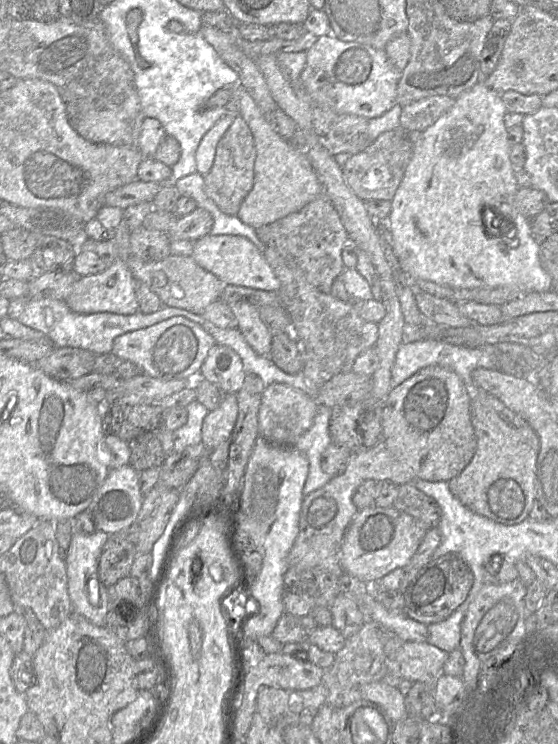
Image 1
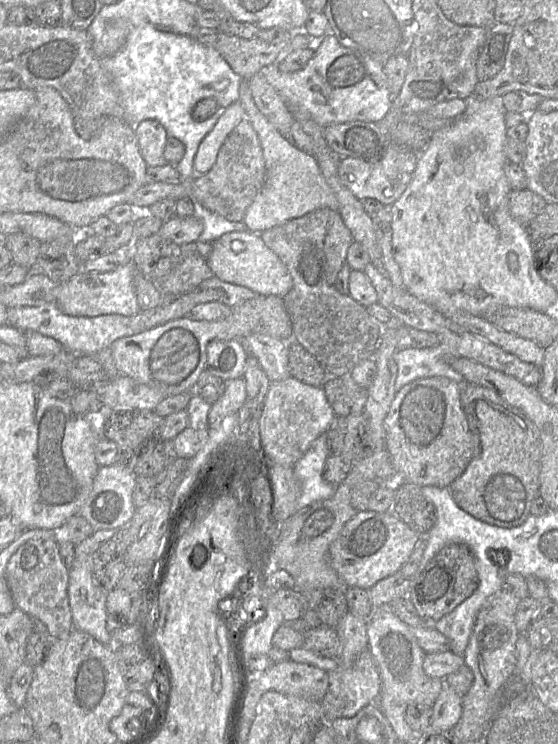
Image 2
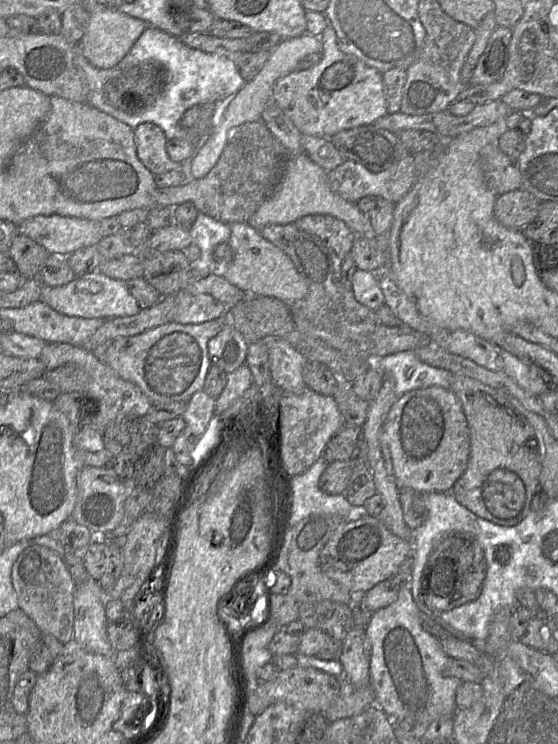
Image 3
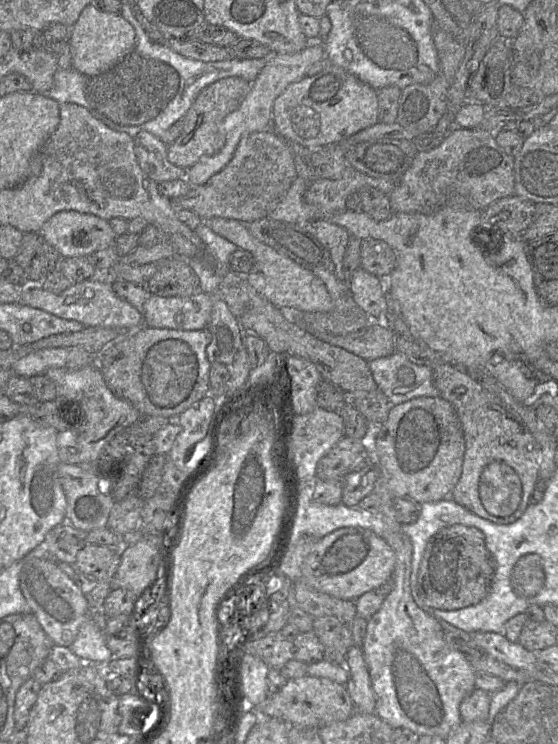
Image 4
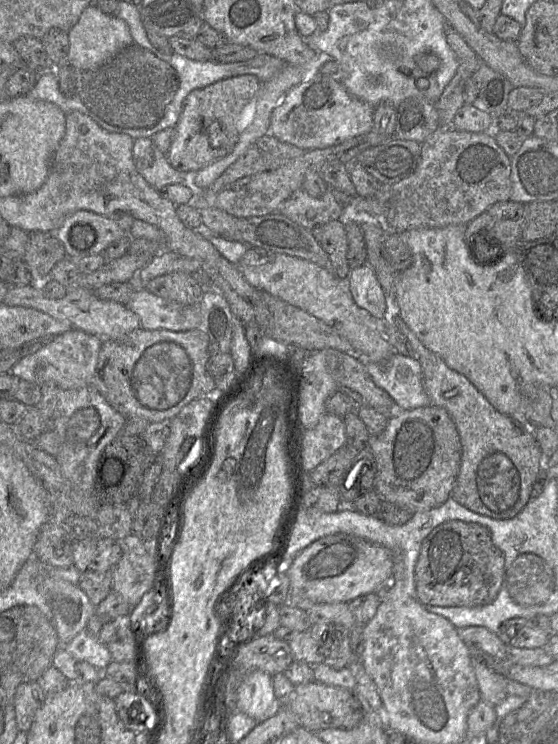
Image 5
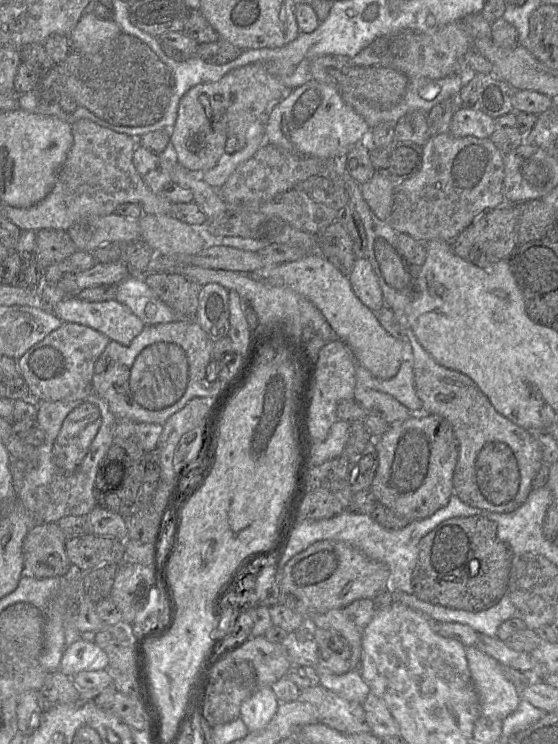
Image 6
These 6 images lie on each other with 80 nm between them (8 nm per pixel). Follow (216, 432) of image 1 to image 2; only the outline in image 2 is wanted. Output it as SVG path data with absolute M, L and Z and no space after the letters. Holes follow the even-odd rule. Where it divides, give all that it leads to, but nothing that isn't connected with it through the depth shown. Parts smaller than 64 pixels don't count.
M244 377L226 381L224 393L212 405L209 412L209 427L219 425L226 416L236 413L245 404L246 397Z

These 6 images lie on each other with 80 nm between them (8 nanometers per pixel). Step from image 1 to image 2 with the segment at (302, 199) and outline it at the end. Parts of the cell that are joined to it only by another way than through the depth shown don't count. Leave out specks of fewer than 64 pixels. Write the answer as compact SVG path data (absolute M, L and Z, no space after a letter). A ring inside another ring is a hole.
M244 79L239 88L239 102L245 110L246 118L258 135L266 168L265 183L247 209L243 219L248 230L260 234L319 209L328 208L338 211L338 200L325 181L315 157L297 148L278 132L257 108L247 80Z

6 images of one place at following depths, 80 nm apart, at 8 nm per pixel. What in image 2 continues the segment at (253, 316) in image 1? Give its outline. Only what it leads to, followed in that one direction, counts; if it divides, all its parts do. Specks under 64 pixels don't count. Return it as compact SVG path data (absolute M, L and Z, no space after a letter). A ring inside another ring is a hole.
M252 334L237 340L241 340L247 346L248 352L258 361L271 382L291 377L288 367L289 341L281 341L263 334Z

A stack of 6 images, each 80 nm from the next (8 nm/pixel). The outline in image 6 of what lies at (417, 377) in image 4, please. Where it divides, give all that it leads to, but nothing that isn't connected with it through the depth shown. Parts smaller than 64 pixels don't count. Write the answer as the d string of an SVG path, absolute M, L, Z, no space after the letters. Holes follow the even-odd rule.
M355 359L355 373L361 385L391 395L413 413L423 413L422 402L415 389L413 363L403 360L394 377L379 379Z

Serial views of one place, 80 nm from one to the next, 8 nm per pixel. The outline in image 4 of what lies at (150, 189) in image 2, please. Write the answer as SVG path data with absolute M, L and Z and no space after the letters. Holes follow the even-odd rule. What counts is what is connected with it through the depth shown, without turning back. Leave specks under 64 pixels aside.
M274 130L253 132L240 140L233 158L220 172L202 185L190 186L186 194L169 199L175 209L191 210L202 220L222 217L248 223L268 216L297 177L290 144Z

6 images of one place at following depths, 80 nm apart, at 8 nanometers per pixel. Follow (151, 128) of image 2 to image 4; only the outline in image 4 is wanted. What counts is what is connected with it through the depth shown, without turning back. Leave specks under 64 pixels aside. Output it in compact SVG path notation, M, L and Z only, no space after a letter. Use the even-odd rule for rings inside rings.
M147 131L134 137L135 154L141 169L157 183L186 178L187 169L172 164L164 141Z

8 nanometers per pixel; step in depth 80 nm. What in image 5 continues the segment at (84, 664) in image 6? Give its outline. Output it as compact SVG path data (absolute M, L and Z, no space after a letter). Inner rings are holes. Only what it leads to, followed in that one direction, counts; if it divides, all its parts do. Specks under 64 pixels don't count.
M86 629L81 631L73 640L62 645L74 658L86 661L99 670L104 670L112 661L107 645L98 637L91 636Z

